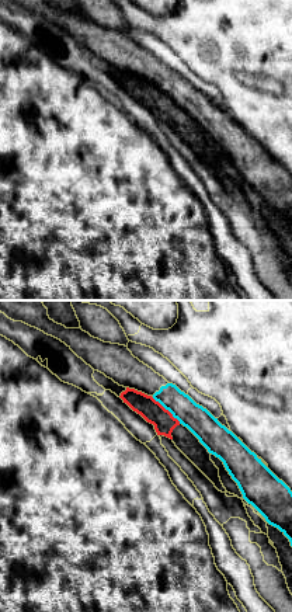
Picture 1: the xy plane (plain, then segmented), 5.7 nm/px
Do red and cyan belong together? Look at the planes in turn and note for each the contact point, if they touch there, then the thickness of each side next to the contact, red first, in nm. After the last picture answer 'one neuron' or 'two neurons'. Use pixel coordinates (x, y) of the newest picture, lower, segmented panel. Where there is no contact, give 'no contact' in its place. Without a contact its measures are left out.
(164, 409) | 120/160 nm

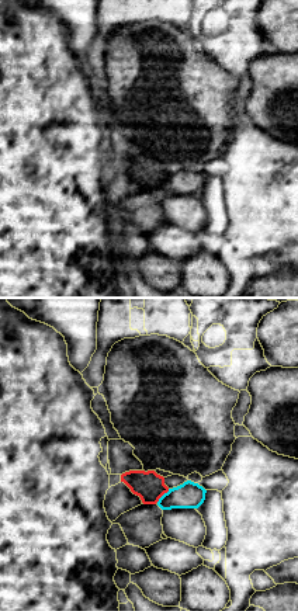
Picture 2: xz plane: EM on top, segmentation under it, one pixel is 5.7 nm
(162, 495) | 170/150 nm

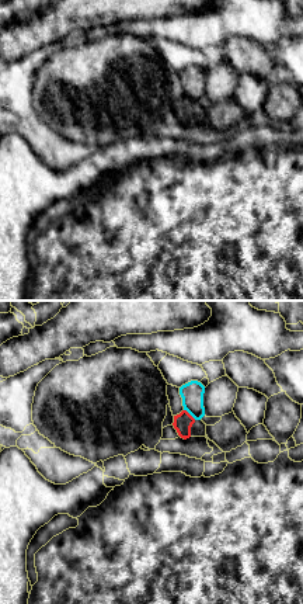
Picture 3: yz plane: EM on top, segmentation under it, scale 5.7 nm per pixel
(188, 413) | 110/130 nm

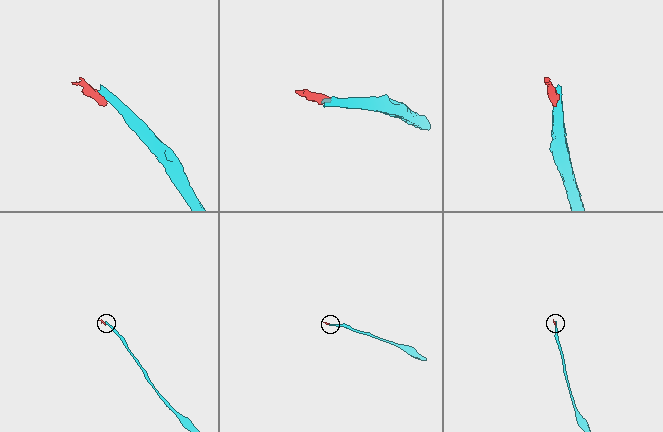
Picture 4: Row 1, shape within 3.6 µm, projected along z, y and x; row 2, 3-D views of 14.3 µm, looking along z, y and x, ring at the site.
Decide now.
two neurons

